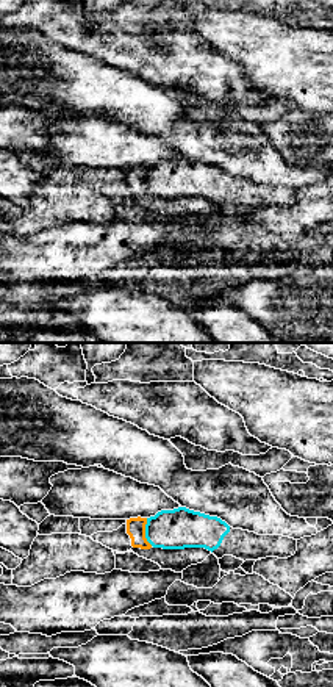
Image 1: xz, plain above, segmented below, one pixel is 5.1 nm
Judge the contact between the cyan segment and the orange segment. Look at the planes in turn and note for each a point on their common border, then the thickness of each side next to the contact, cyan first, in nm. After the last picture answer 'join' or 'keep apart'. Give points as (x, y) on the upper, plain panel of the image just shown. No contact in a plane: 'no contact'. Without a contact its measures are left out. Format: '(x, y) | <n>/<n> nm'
(146, 182) | 200/100 nm

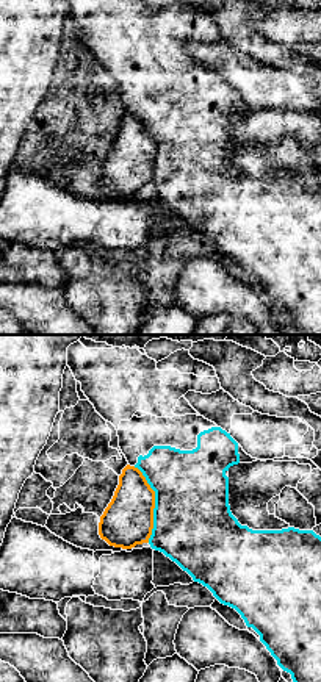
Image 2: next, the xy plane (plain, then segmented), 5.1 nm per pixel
(155, 154) | 420/260 nm

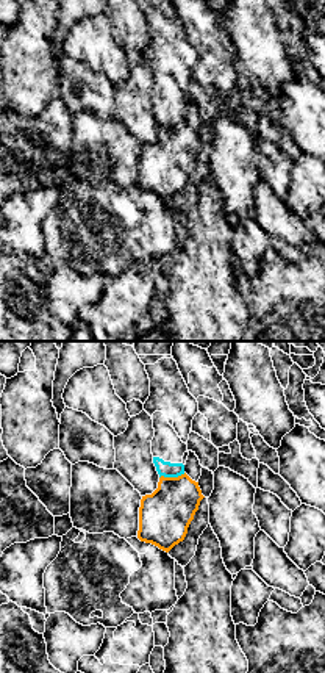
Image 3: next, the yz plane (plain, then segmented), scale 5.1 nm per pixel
(172, 125) | 80/260 nm

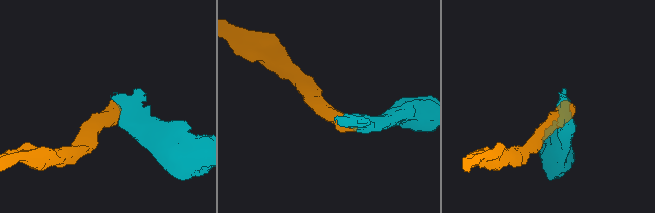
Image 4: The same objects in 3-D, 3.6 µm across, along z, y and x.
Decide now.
keep apart

